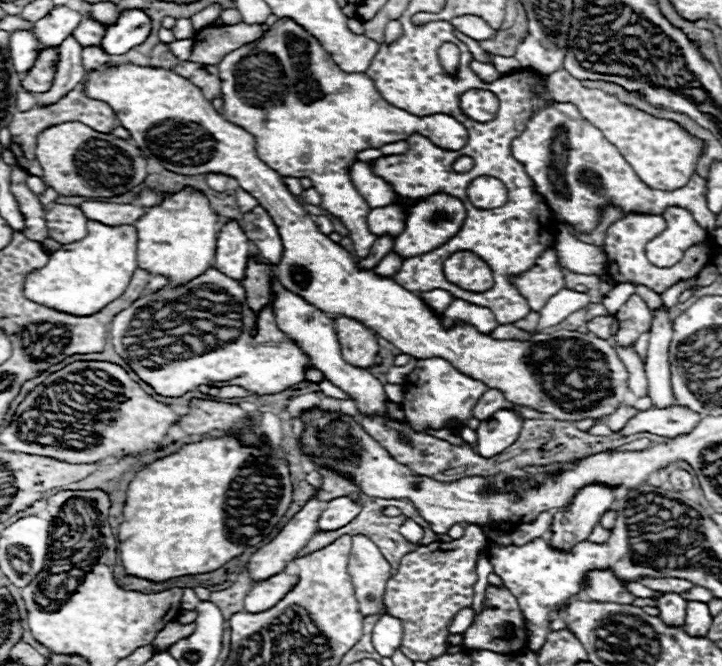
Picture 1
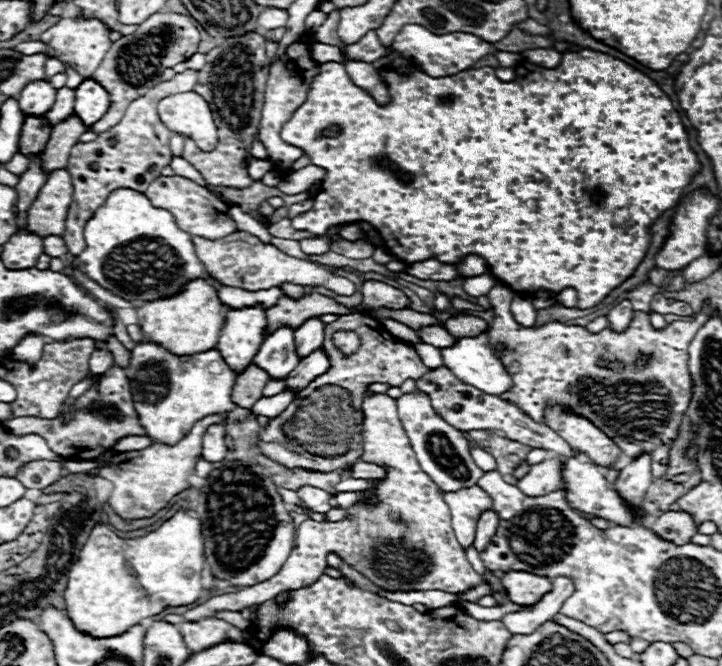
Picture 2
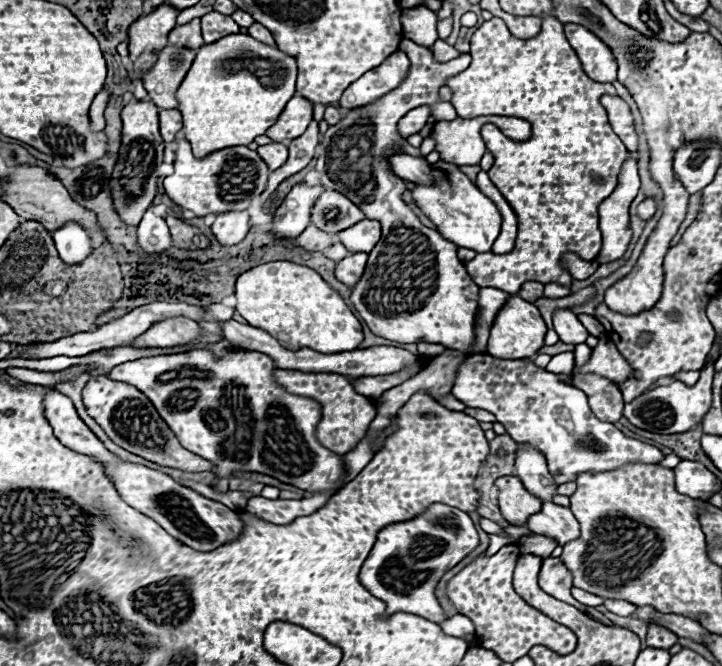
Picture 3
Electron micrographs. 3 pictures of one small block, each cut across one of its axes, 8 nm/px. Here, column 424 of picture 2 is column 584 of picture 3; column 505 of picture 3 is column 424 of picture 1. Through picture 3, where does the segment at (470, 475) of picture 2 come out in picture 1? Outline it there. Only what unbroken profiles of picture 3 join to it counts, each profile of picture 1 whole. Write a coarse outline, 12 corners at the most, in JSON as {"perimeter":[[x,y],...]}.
{"perimeter":[[442,358],[418,360],[402,410],[414,430],[472,418],[488,390]]}

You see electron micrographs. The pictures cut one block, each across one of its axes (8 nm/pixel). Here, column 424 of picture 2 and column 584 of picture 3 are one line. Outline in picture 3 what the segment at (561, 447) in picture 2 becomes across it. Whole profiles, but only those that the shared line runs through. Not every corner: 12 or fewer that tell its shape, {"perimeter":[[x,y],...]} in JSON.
{"perimeter":[[570,376],[598,420],[622,418],[618,386],[602,376]]}

